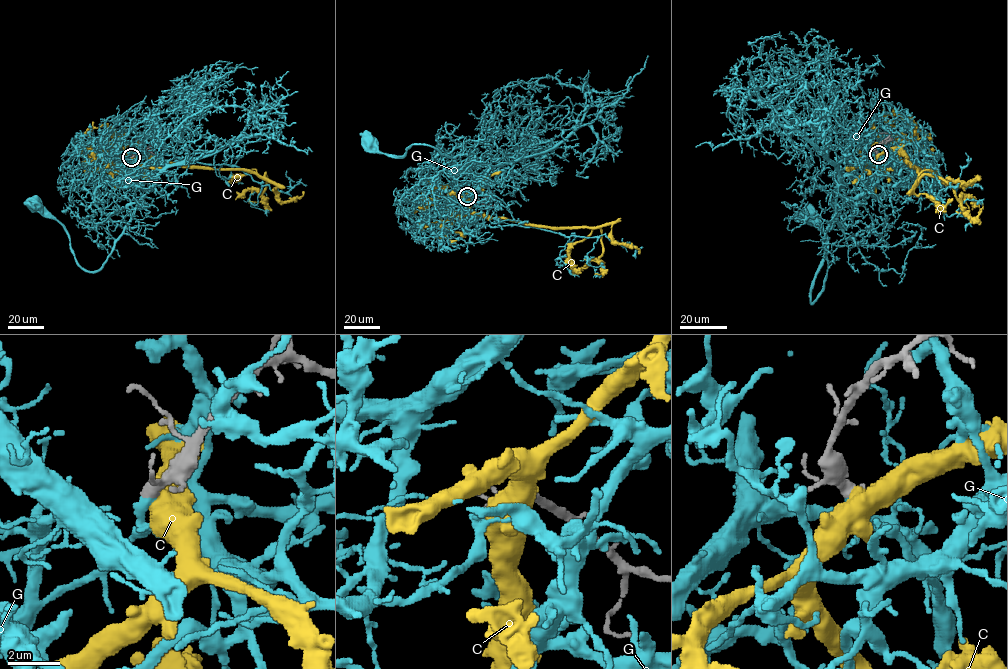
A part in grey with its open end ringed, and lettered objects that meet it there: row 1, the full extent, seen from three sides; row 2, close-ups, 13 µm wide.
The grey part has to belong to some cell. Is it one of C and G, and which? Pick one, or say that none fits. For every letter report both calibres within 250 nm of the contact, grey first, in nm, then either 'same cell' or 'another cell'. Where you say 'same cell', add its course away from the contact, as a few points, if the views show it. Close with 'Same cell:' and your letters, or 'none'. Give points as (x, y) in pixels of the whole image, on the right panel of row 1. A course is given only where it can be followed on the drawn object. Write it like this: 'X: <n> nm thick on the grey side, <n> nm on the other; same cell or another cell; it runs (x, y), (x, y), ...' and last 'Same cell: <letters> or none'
C: 360 nm thick on the grey side, 800 nm on the other; another cell
G: 360 nm thick on the grey side, 400 nm on the other; same cell; it runs (878, 154), (887, 170), (880, 179), (836, 199), (823, 242), (824, 289), (812, 302), (826, 239), (808, 213)
Same cell: G

